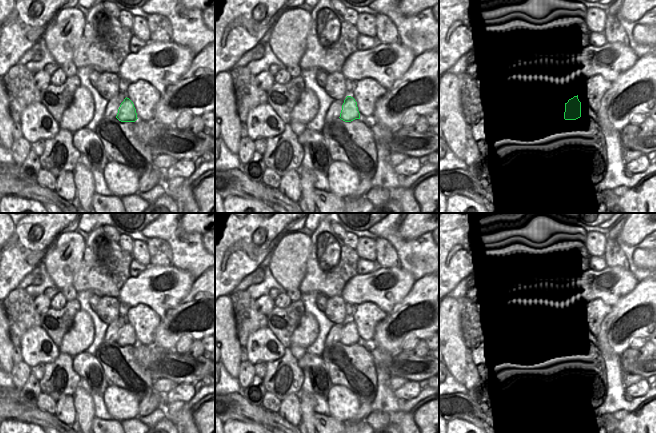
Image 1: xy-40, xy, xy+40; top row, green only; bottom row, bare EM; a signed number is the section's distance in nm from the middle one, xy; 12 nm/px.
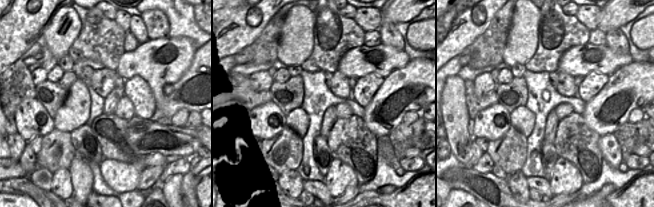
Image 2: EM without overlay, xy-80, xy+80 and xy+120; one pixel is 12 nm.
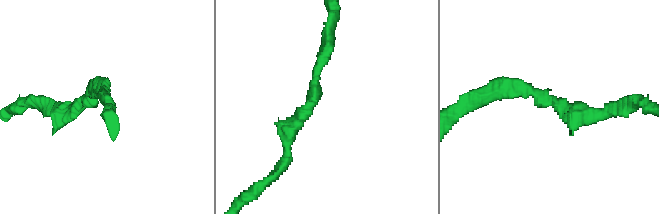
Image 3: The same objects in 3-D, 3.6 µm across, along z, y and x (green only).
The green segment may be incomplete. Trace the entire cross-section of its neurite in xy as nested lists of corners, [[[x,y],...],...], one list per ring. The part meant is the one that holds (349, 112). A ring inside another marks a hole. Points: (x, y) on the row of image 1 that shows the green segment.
[[[346,97],[342,105],[342,110],[339,118],[345,122],[351,122],[355,119],[360,119],[357,102],[353,97]]]

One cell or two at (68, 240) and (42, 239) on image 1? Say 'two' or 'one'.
two

